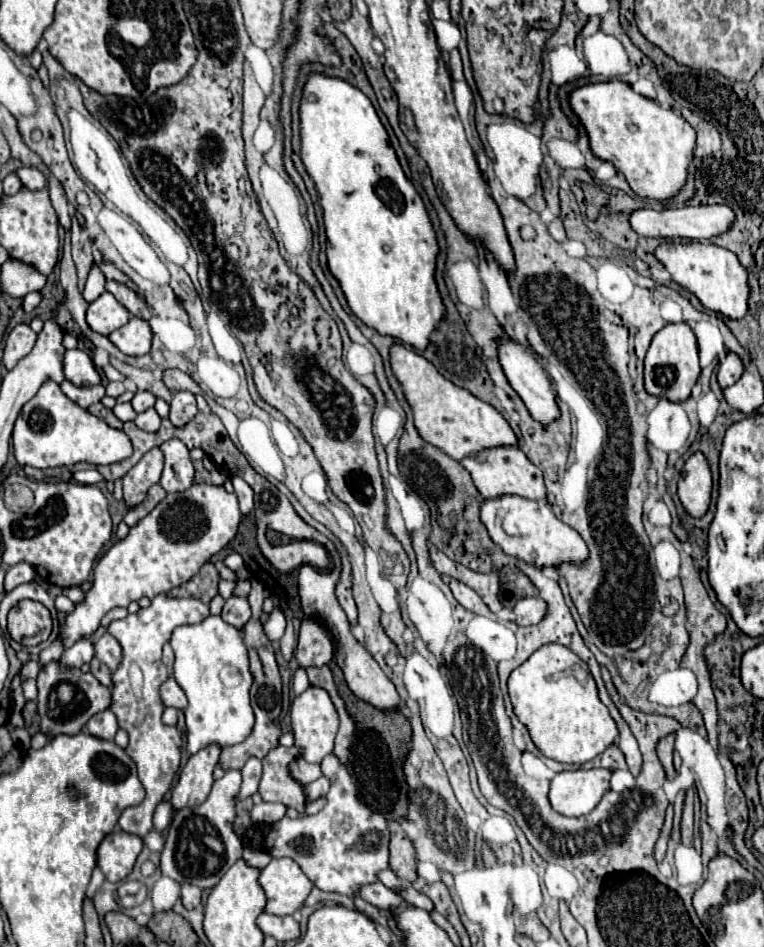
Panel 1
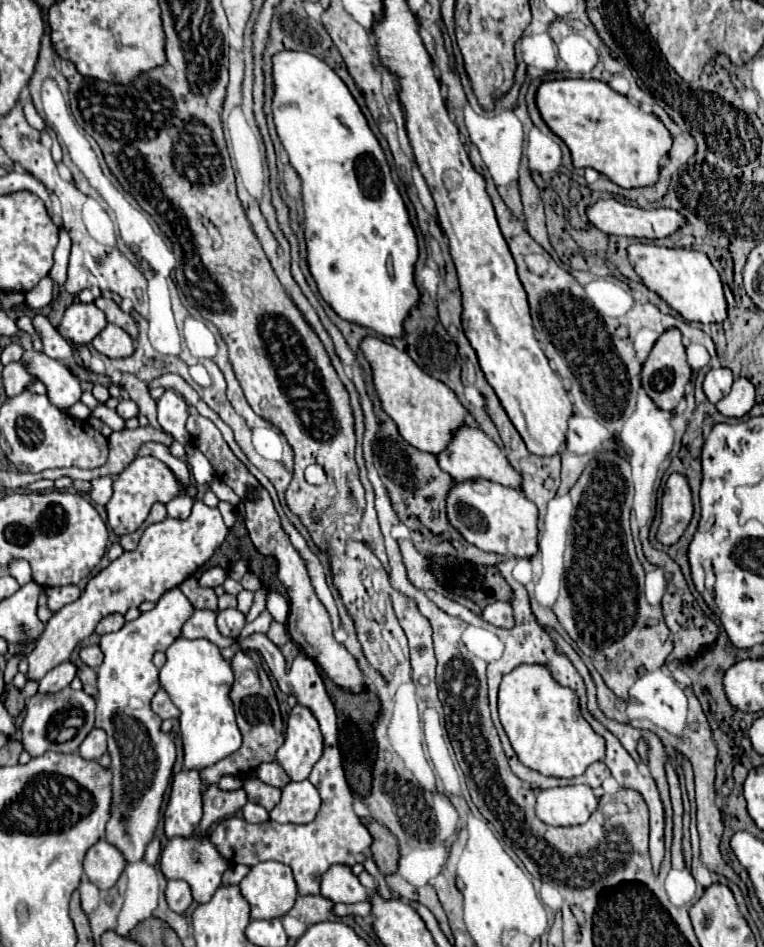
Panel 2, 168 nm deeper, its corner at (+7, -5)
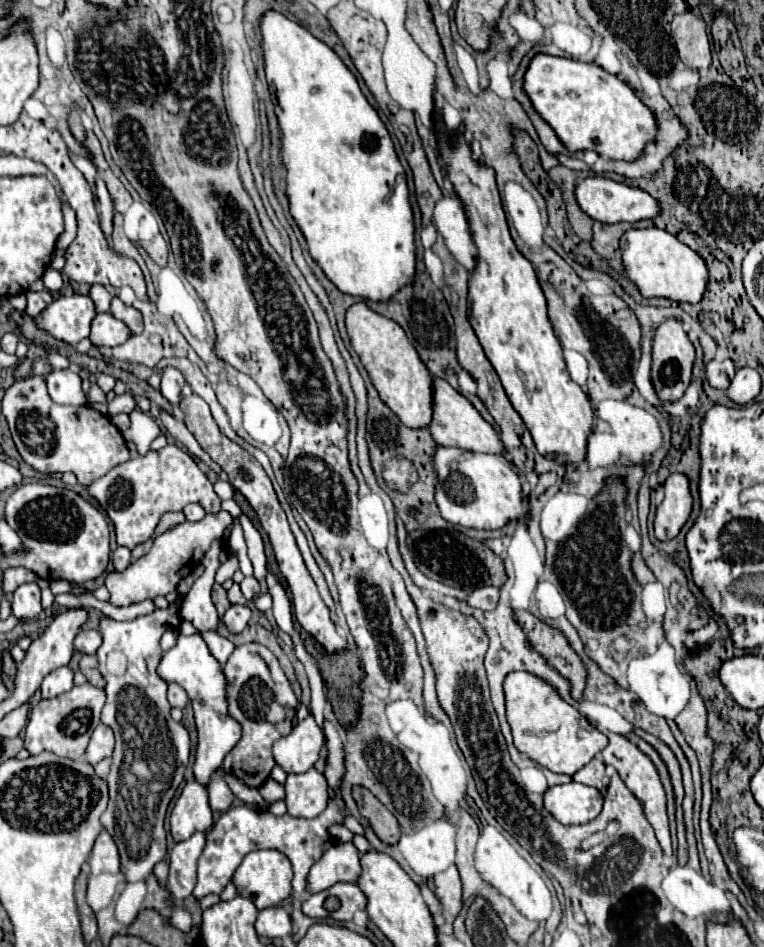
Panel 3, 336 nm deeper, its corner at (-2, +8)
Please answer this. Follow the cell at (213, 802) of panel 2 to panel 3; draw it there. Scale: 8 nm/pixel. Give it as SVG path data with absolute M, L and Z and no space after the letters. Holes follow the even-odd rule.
M197 832L189 840L177 842L175 848L171 850L169 858L169 876L167 876L167 886L175 900L185 900L187 896L193 894L197 876L197 858L205 848L205 834Z

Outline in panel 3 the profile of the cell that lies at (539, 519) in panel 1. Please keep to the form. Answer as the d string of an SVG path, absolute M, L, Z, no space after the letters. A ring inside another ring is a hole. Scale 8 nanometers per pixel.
M459 448L437 450L437 488L435 500L447 522L477 530L499 530L513 522L527 522L531 506L521 490L521 480L515 466L503 456L475 454Z

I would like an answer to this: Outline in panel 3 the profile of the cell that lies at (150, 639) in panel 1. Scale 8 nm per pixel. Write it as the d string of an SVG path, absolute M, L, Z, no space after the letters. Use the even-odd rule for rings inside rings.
M181 600L169 602L167 608L159 610L155 608L151 614L135 618L131 622L115 622L111 618L103 618L99 624L99 632L103 636L103 644L97 650L99 658L99 670L103 678L107 680L105 692L107 702L101 714L101 722L111 726L115 732L115 752L113 752L113 764L109 772L109 806L105 814L101 816L101 824L107 828L107 832L113 836L113 840L119 846L121 864L125 880L135 882L143 880L153 872L153 866L165 858L165 812L167 806L177 792L179 784L183 782L185 764L189 762L189 734L181 722L175 722L171 718L171 706L167 702L167 682L157 674L157 666L161 662L163 650L159 648L159 638L165 630L177 630L181 624L179 616Z

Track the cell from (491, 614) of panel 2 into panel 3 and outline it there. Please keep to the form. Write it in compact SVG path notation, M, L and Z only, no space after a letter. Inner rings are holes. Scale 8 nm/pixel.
M485 586L485 588L477 588L469 594L467 604L473 608L481 608L481 610L493 610L499 602L499 590L493 586Z

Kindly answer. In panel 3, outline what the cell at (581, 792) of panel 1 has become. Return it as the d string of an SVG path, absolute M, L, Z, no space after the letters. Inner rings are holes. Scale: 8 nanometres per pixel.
M581 782L557 784L545 792L545 808L561 824L585 824L599 816L601 806L601 792Z

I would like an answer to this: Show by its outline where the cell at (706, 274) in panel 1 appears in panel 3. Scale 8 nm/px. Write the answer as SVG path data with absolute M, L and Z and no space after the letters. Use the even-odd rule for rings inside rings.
M659 228L627 230L621 238L621 252L627 276L637 284L637 288L645 298L663 296L689 304L699 304L703 300L709 284L707 262L701 254L697 254L687 244L679 242L673 234Z

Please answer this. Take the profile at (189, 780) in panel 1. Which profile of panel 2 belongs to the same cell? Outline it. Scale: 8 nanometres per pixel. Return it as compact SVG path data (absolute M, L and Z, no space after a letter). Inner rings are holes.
M180 771L172 781L170 801L164 811L166 837L192 837L202 819L200 773Z

